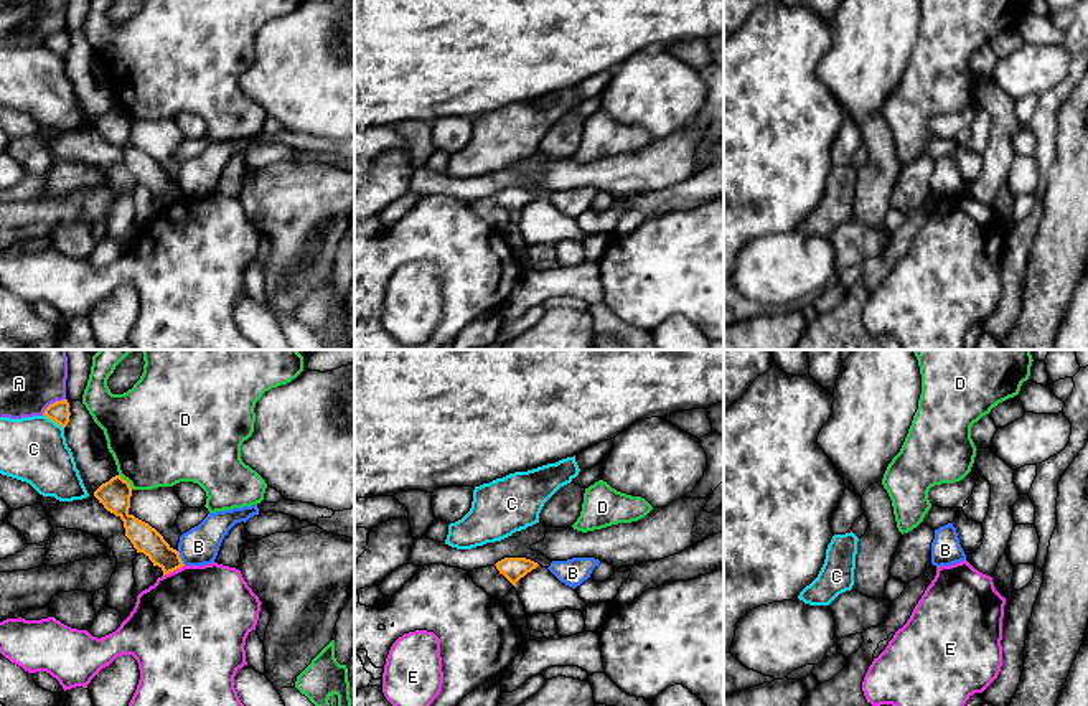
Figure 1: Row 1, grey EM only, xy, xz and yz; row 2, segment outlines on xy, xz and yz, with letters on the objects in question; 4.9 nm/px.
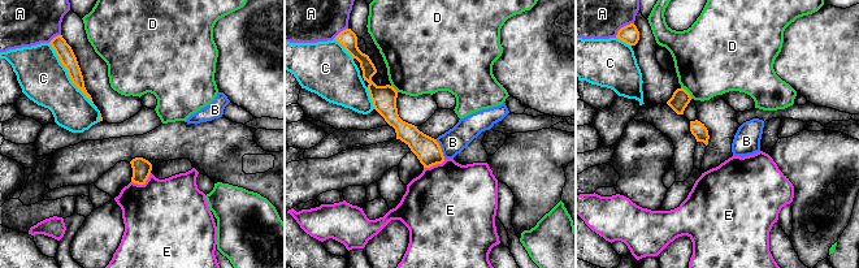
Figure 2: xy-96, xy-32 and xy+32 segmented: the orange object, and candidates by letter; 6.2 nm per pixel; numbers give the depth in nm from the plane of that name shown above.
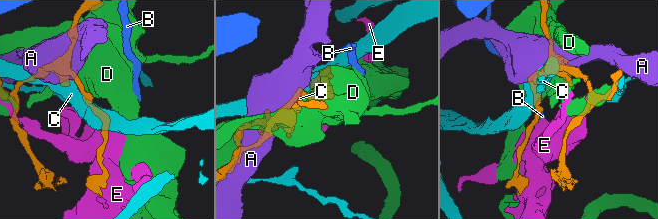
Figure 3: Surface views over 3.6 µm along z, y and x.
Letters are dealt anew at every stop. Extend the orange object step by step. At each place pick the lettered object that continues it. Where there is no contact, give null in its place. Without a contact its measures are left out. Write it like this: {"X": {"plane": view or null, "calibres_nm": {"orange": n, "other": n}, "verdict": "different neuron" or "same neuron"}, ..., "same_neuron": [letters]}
{"A": {"plane": "xy", "calibres_nm": {"orange": 100, "other": 340}, "verdict": "different neuron"}, "B": {"plane": "xy", "calibres_nm": {"orange": 140, "other": 190}, "verdict": "different neuron"}, "C": {"plane": "xy", "calibres_nm": {"orange": 100, "other": 320}, "verdict": "different neuron"}, "D": {"plane": "xy", "calibres_nm": {"orange": 150, "other": 460}, "verdict": "different neuron"}, "E": {"plane": "xy", "calibres_nm": {"orange": 140, "other": 480}, "verdict": "different neuron"}, "same_neuron": []}

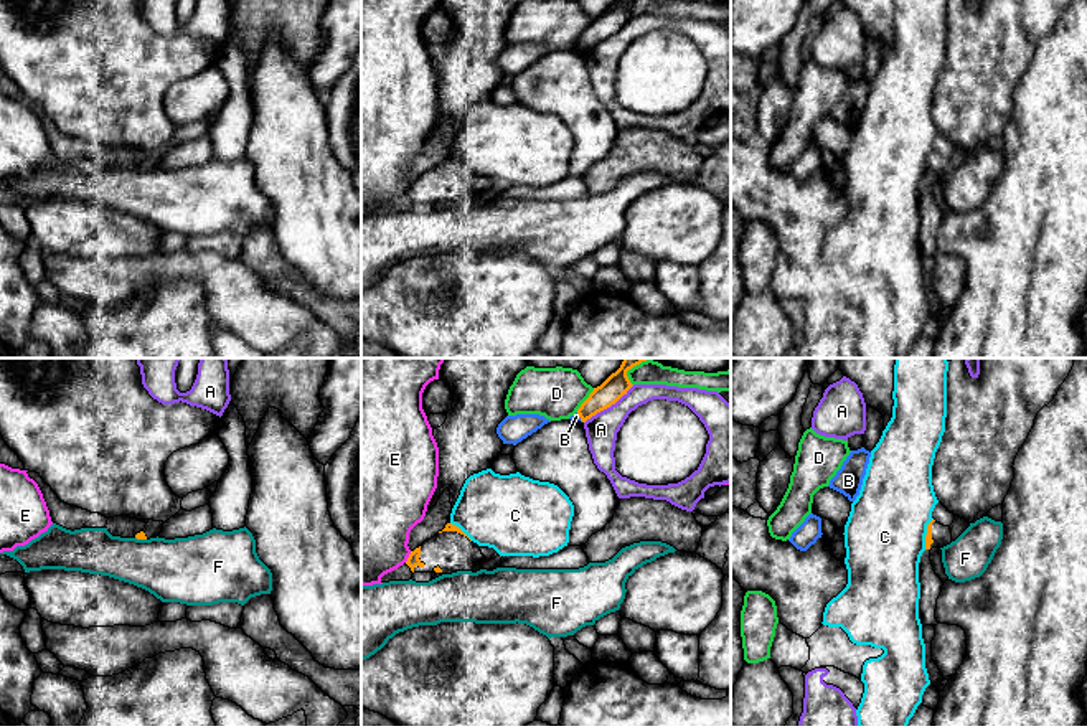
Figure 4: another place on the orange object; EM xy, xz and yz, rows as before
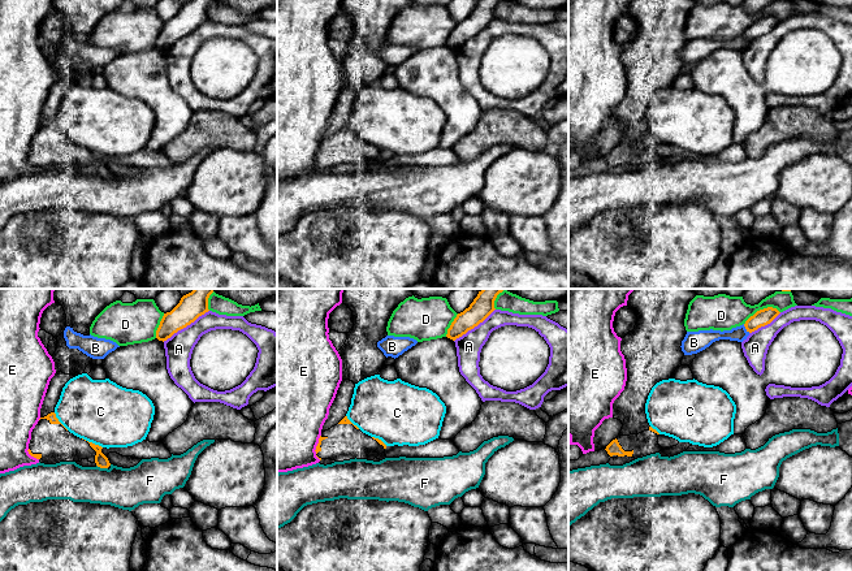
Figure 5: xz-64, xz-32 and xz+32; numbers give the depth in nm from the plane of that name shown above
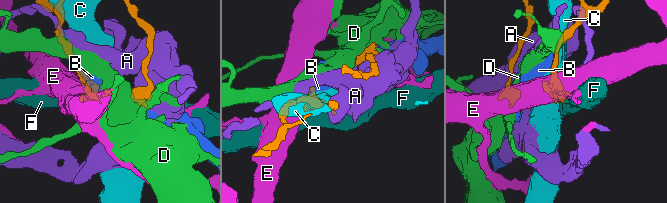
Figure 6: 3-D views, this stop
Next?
{"A": {"plane": "xz", "calibres_nm": {"orange": 120, "other": 160}, "verdict": "different neuron"}, "B": {"plane": "xz", "calibres_nm": {"orange": 120, "other": 30}, "verdict": "different neuron"}, "C": {"plane": "yz", "calibres_nm": {"orange": 40, "other": 400}, "verdict": "different neuron"}, "D": {"plane": "xz", "calibres_nm": {"orange": 120, "other": 260}, "verdict": "different neuron"}, "E": {"plane": "xz", "calibres_nm": {"orange": 60, "other": 440}, "verdict": "different neuron"}, "F": {"plane": "xy", "calibres_nm": {"orange": 40, "other": 320}, "verdict": "different neuron"}, "same_neuron": []}

